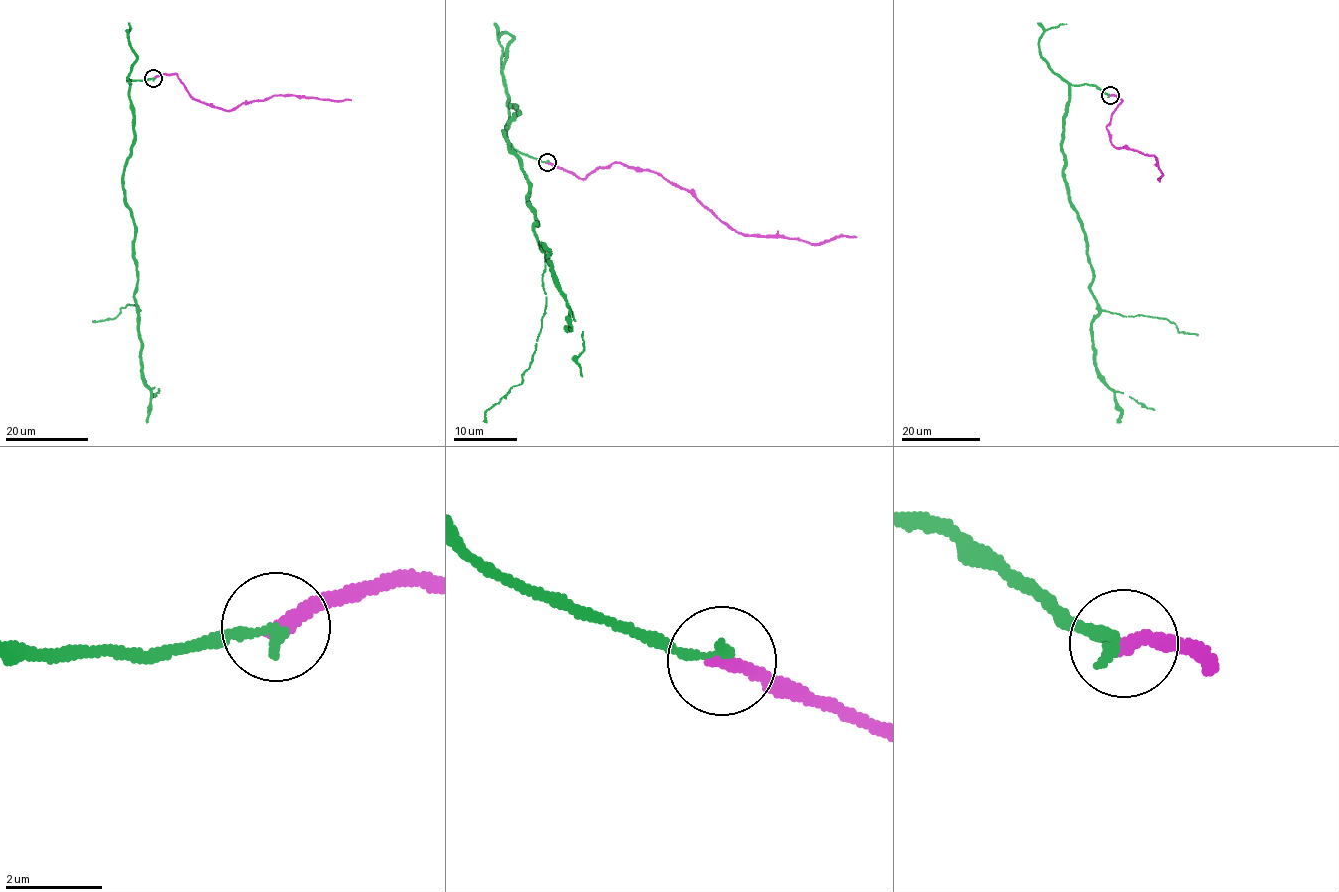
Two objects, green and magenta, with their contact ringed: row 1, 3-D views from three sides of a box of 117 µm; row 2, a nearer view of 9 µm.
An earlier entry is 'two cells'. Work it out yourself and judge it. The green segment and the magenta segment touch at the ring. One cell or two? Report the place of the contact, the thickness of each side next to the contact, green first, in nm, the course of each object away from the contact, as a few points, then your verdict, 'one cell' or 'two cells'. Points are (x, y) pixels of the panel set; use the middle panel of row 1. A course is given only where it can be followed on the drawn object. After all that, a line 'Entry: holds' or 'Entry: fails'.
place (547, 162); calibres 240 and 320 nm; course green (548, 162), (508, 142), (508, 102), (519, 115), (504, 130), (525, 171), (535, 236), (582, 332), (582, 376); course magenta (548, 162), (581, 178), (614, 163), (653, 171), (686, 189), (743, 234), (810, 243), (856, 237); one cell
Entry: fails

